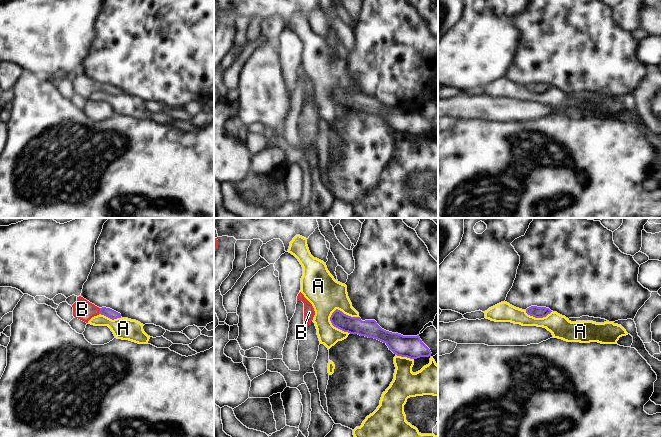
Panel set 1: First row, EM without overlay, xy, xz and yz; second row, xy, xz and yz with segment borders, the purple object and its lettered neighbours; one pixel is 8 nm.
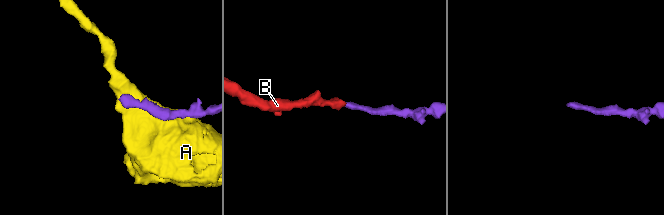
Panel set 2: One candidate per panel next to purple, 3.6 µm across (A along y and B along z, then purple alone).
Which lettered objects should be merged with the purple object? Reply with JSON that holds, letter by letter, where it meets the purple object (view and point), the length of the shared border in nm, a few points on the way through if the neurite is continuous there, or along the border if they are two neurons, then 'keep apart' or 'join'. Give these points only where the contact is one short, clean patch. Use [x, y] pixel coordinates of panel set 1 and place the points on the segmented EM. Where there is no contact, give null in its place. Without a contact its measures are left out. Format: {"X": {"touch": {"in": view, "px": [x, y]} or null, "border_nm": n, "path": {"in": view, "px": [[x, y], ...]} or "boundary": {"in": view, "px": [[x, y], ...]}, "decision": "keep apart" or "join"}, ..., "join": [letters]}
{"A": {"touch": {"in": "xz", "px": [341, 311]}, "border_nm": 240, "decision": "keep apart"}, "B": {"touch": {"in": "xy", "px": [99, 311]}, "border_nm": 50, "path": {"in": "xy", "px": [[107, 312], [99, 311], [82, 309]]}, "decision": "join"}, "join": ["B"]}

